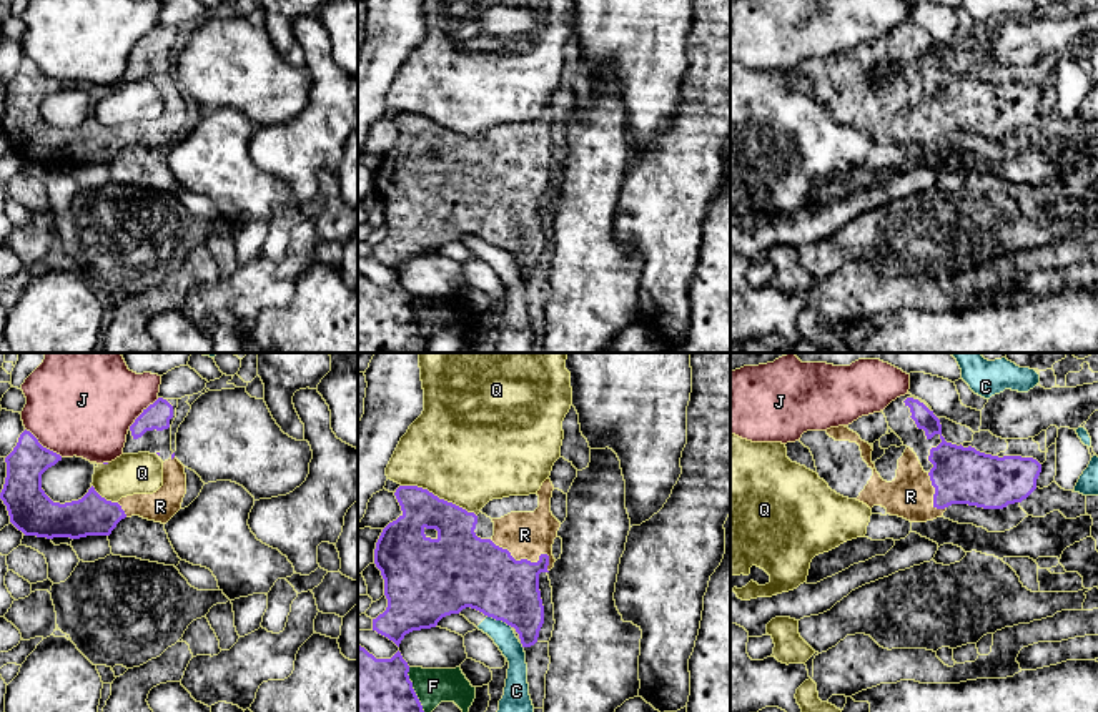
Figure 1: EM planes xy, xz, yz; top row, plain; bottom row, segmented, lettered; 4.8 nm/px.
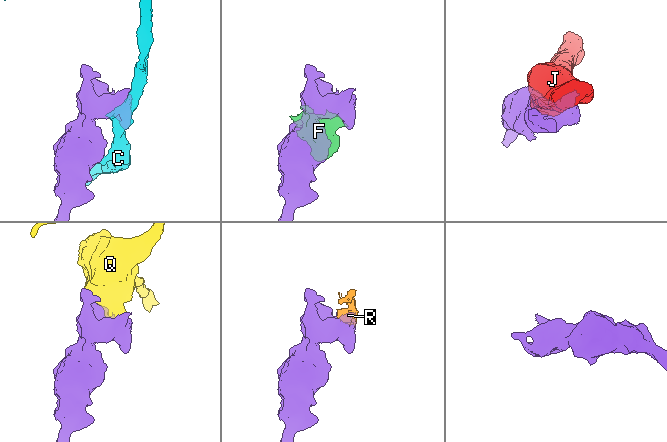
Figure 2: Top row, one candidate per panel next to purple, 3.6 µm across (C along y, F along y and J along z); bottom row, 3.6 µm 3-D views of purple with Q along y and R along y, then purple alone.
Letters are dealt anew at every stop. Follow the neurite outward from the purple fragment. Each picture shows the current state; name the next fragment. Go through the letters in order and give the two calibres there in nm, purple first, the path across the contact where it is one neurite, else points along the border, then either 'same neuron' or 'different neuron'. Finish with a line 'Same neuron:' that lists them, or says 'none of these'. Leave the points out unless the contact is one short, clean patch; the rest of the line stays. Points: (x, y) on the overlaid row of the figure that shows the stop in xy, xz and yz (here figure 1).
C: 320 nm thick on the purple side, 110 nm on the other; different neuron
F: 280 nm thick on the purple side, 180 nm on the other; different neuron
J: 200 nm thick on the purple side, 480 nm on the other; different neuron
Q: 200 nm thick on the purple side, 480 nm on the other; different neuron
R: 340 nm thick on the purple side, 220 nm on the other; runs through xz (476, 573), (526, 559), (524, 534); same neuron
Same neuron: R

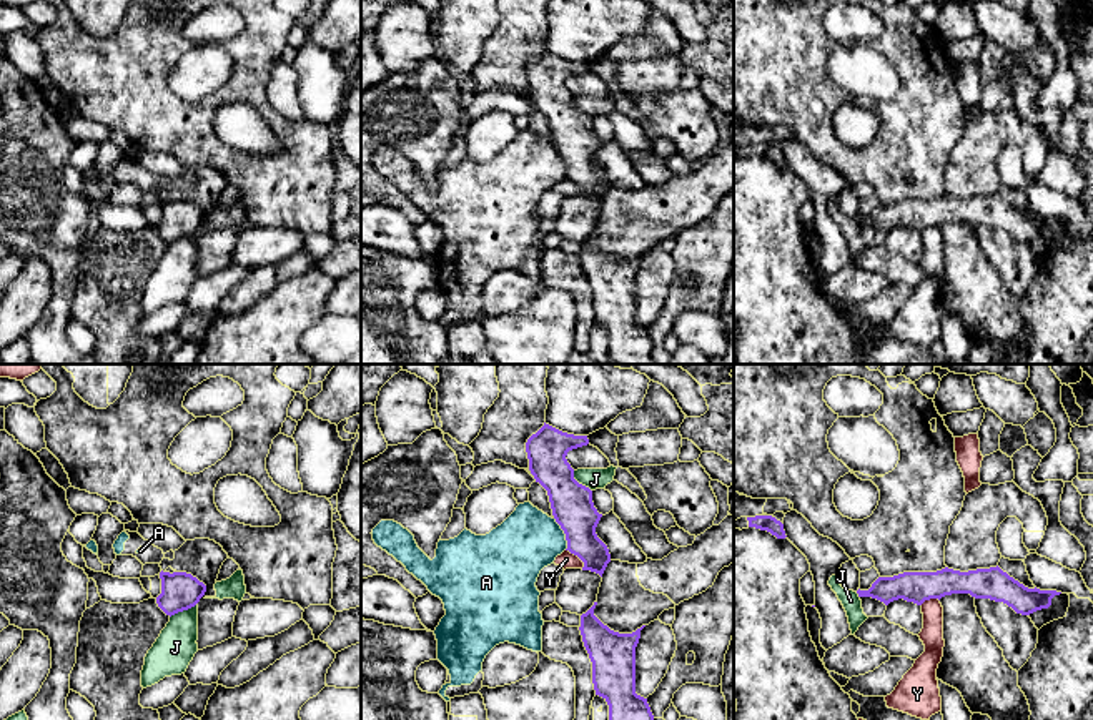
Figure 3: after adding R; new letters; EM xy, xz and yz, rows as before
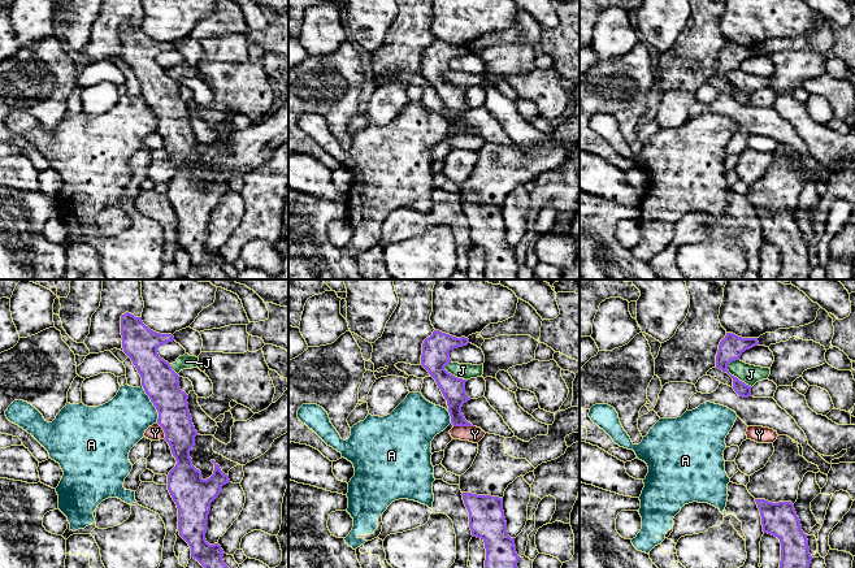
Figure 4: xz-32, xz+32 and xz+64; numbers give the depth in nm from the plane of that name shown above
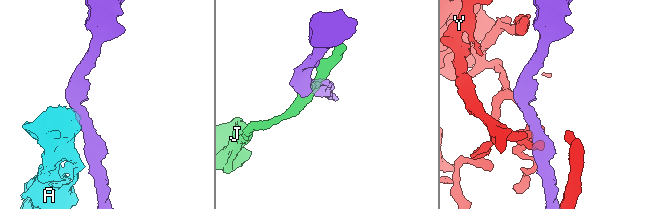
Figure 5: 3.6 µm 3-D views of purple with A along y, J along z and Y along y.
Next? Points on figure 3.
A: 200 nm thick on the purple side, 300 nm on the other; border along xz (554, 517), (564, 534), (566, 549); different neuron
J: 190 nm thick on the purple side, 200 nm on the other; border along xy (197, 602), (170, 617); different neuron
Y: 200 nm thick on the purple side, 80 nm on the other; border along xz (566, 549), (584, 566); different neuron
Same neuron: none of these

